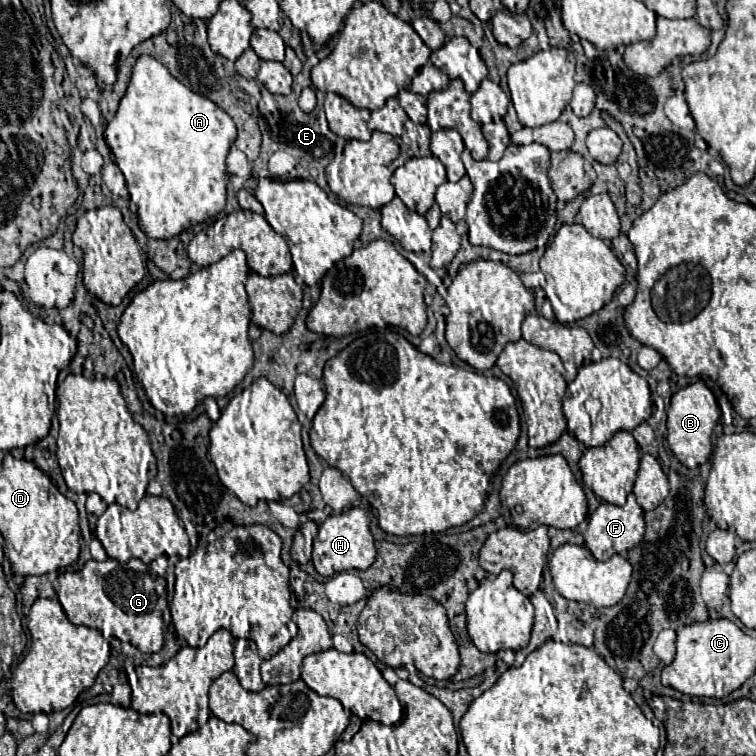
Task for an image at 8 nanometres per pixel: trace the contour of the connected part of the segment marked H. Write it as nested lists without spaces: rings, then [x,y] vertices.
[[[353,507],[339,515],[329,515],[318,527],[313,542],[311,561],[319,575],[331,577],[349,569],[367,569],[375,561],[375,543],[369,531],[369,515],[361,507]]]

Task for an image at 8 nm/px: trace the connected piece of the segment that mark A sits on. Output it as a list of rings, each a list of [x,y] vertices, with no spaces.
[[[149,55],[137,59],[119,109],[105,127],[105,143],[125,175],[131,201],[137,205],[139,227],[149,239],[173,239],[187,227],[215,217],[225,209],[229,181],[225,157],[235,137],[235,123],[221,107],[187,89],[157,59]]]

